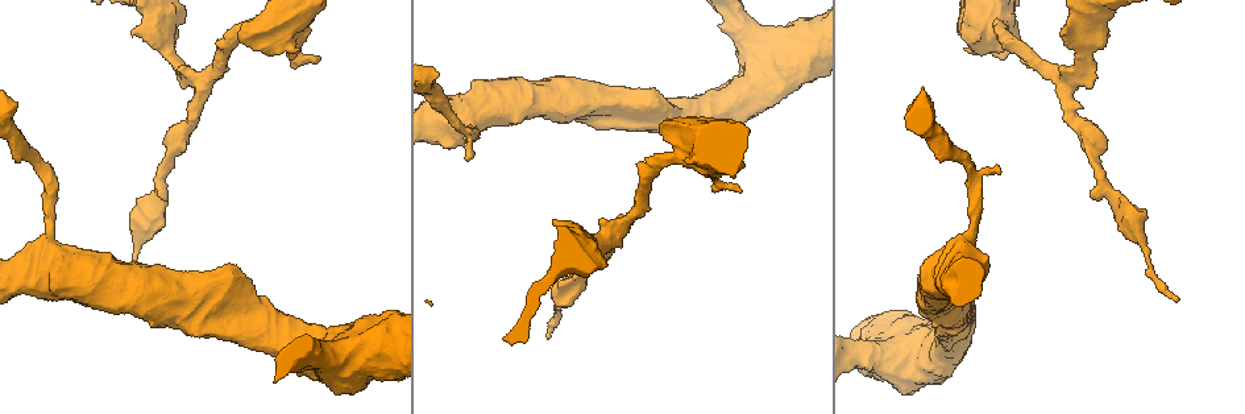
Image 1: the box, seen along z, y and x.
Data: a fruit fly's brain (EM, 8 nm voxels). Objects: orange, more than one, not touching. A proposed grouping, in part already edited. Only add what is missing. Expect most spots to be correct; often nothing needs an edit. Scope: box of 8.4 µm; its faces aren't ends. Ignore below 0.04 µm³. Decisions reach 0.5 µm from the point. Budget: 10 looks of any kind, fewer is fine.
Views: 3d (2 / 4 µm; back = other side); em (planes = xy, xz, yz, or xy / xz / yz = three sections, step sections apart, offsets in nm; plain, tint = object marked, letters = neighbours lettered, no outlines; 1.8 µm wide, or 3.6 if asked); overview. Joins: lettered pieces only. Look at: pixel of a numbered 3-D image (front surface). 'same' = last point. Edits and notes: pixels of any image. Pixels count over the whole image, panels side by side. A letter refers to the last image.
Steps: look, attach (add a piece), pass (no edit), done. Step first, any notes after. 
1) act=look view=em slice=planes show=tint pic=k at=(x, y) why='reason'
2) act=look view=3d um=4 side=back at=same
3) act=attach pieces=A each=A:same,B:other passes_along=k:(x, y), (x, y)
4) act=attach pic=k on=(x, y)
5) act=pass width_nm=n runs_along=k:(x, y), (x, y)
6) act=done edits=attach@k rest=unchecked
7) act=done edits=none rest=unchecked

act=look view=3d um=4 pic=1 at=(131, 34) why='free end'

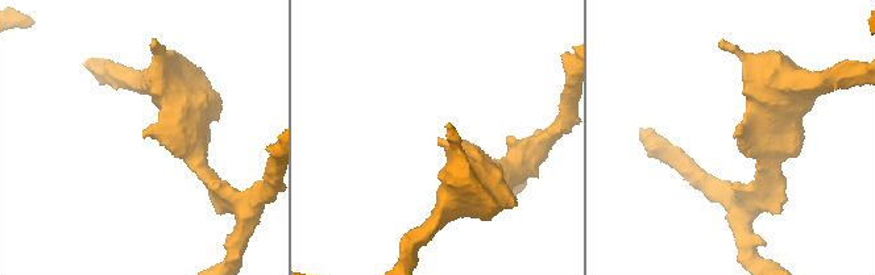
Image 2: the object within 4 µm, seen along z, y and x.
act=look view=em slice=xy step=16 show=plain pic=2 at=(734, 135)

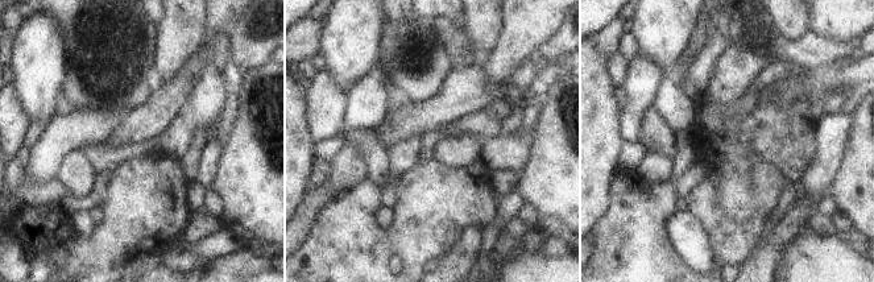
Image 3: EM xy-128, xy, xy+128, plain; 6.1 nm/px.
act=look view=em slice=xy step=16 show=letters at=same

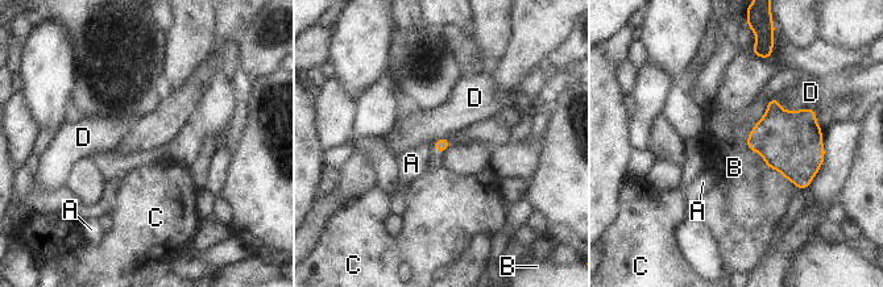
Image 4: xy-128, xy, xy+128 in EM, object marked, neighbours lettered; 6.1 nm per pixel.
act=pass each=A:other,B:other,C:other,D:other border=4:(774, 95), (784, 109), (816, 108) found='no lettered piece goes on from it'

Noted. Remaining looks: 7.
act=look view=3d um=4 pic=1 at=(317, 58) why='tapers out'

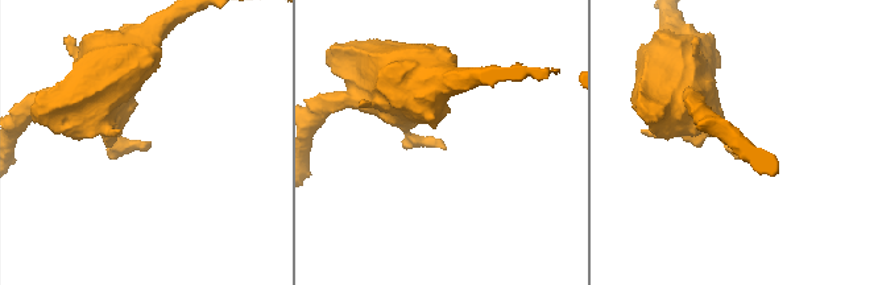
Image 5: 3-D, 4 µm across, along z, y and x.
act=look view=em um=3.6 slice=xz step=4 show=letters pic=5 at=(148, 141)

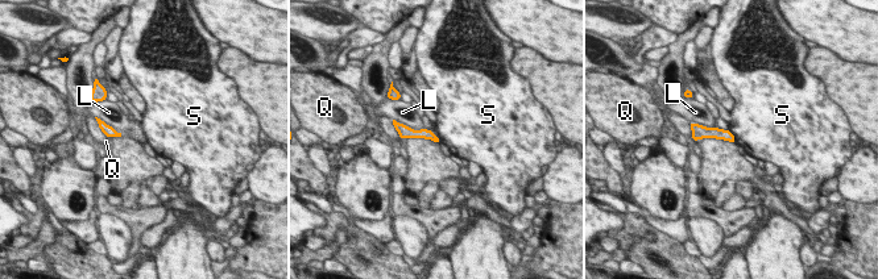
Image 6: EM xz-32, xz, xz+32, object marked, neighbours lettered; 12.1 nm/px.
act=look view=em um=3.6 slice=planes show=letters at=same

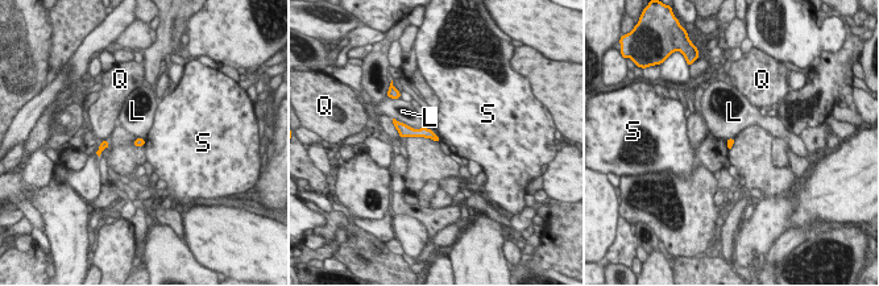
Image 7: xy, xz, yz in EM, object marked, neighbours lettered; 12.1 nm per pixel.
act=pass width_nm=90 each=L:other,Q:other,S:other border=7:(396, 119), (414, 128), (425, 128) found='none of them fits'

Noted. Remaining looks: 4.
act=look view=em um=3.6 slice=xy step=4 show=tint pic=1 at=(238, 277) why='stops while still wide'

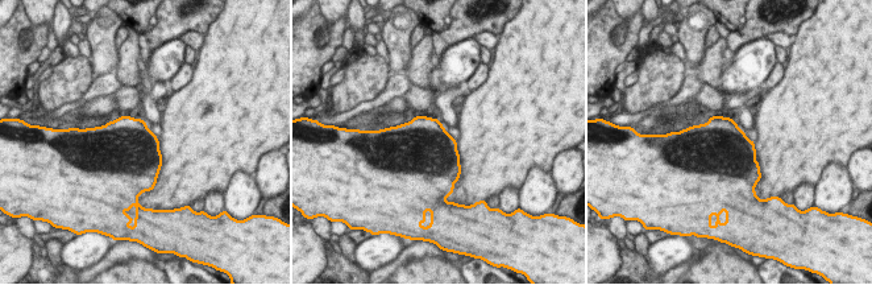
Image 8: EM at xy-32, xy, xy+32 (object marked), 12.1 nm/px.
act=look view=em um=3.6 slice=planes show=letters at=same

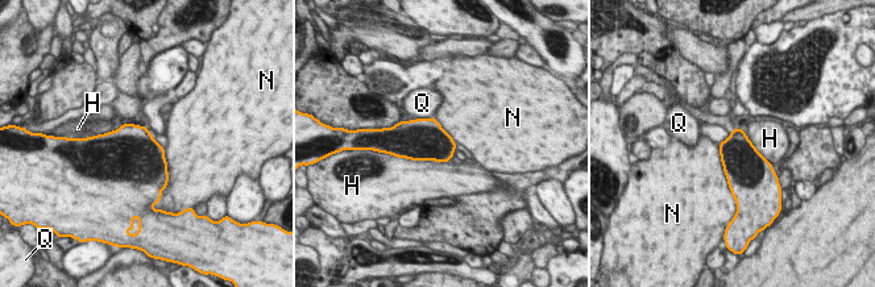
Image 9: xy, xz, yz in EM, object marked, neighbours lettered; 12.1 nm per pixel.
act=pass width_nm=460 each=H:other,N:other,Q:other border=9:(718, 144), (720, 161), (730, 190) found='no lettered piece goes on from it'

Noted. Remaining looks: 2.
act=look view=em slice=xy step=16 show=letters pic=1 at=(468, 159) why='an open end'

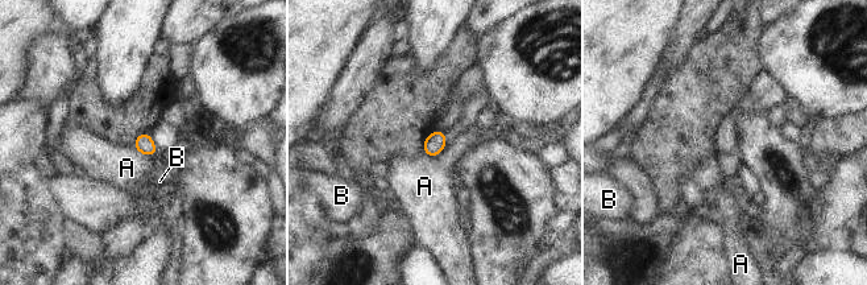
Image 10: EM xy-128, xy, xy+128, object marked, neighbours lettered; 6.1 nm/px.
act=look view=em slice=planes show=letters at=same why='cut it another way'

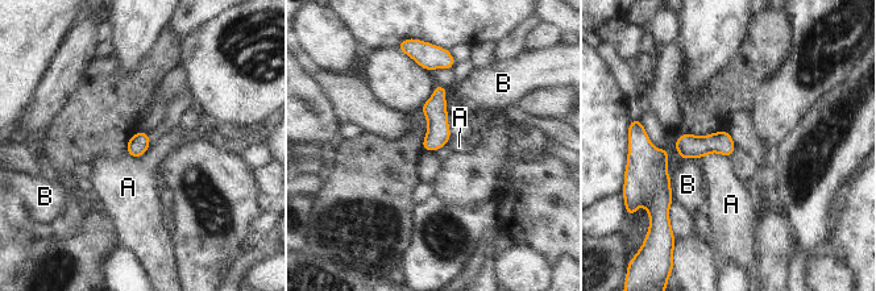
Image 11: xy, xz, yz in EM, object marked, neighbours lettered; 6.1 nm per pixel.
act=pass each=A:other,B:other runs_along=11:(440, 88), (438, 136), (428, 148) found='no lettered piece goes on from it'

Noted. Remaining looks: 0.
act=done edits=none rest=unchecked

